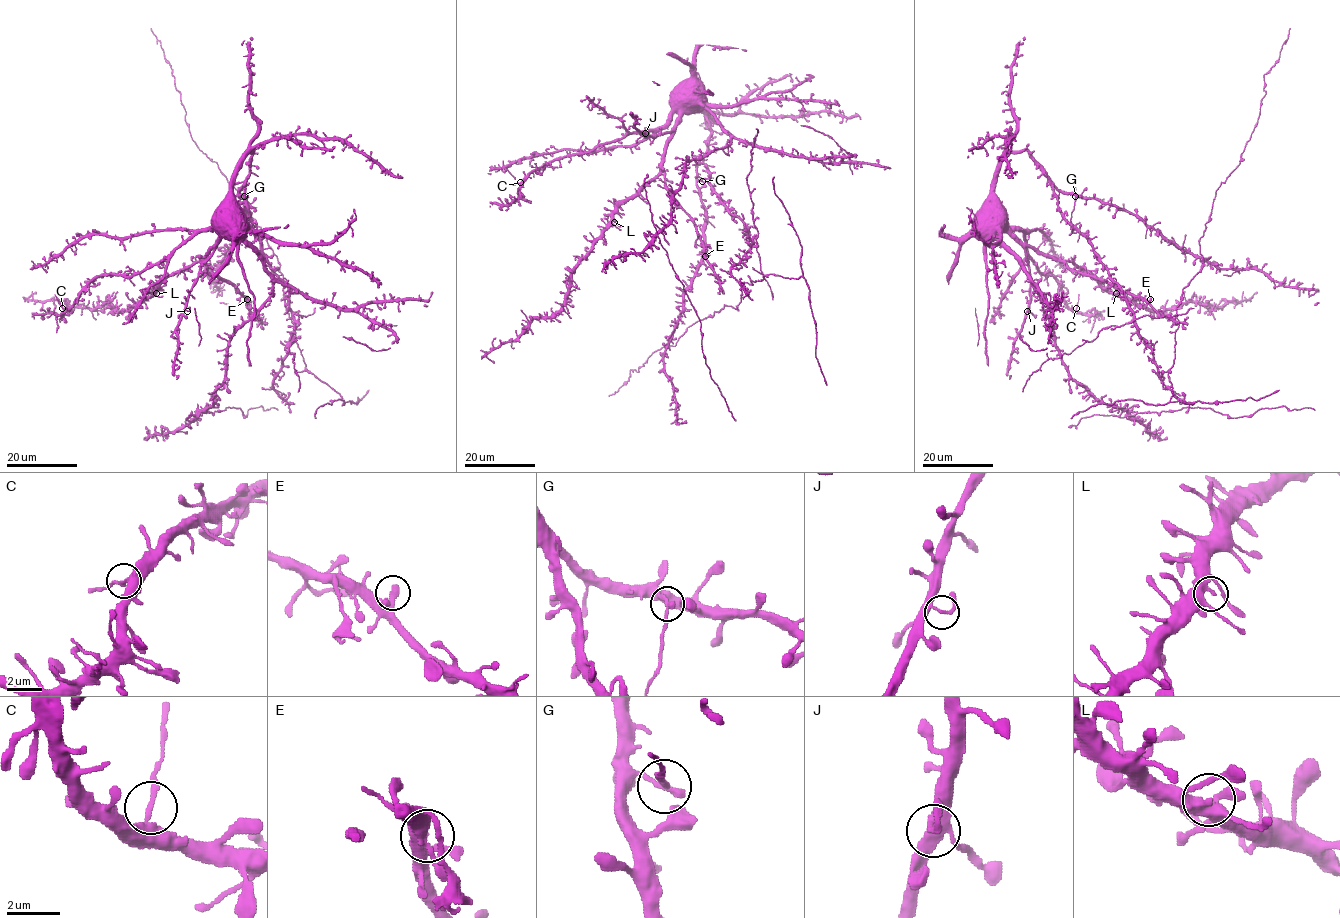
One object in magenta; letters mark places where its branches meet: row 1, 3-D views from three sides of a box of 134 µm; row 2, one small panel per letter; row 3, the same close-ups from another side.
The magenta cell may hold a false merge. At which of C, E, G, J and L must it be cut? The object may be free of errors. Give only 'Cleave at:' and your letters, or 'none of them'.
Cleave at: G

